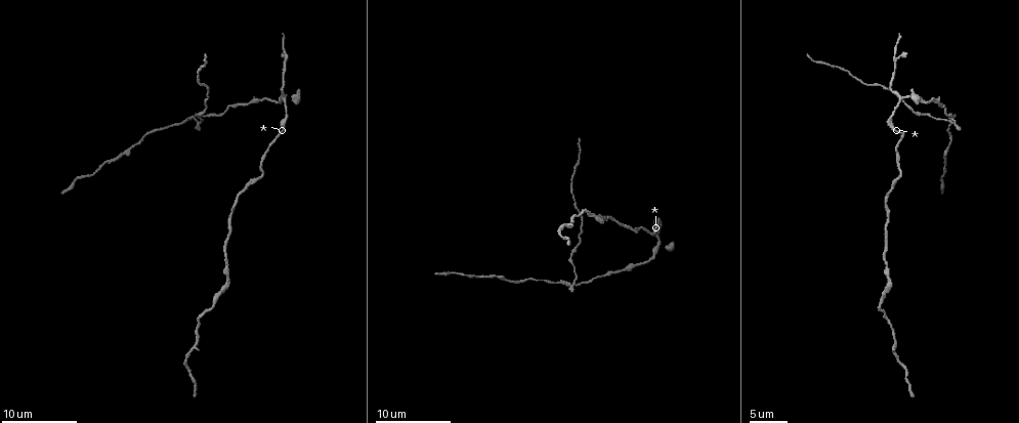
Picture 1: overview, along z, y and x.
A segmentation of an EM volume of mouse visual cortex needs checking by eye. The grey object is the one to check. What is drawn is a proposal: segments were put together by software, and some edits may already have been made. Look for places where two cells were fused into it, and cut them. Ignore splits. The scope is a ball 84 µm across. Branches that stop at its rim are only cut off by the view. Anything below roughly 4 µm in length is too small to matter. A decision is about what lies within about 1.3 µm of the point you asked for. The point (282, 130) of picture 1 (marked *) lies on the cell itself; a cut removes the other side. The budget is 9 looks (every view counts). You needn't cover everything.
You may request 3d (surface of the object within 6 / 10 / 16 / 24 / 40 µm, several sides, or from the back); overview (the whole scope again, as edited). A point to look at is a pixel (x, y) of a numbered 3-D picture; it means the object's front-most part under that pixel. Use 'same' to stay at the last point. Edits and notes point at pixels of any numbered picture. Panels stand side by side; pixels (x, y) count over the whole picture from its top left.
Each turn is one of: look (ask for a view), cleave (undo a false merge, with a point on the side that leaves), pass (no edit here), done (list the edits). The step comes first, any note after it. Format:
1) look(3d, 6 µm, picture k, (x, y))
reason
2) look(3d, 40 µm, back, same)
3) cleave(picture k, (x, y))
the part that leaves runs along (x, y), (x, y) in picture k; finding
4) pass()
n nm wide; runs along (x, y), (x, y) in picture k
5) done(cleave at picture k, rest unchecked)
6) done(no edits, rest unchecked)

look(3d, 10 µm, picture 1, (263, 174))
calibre changes

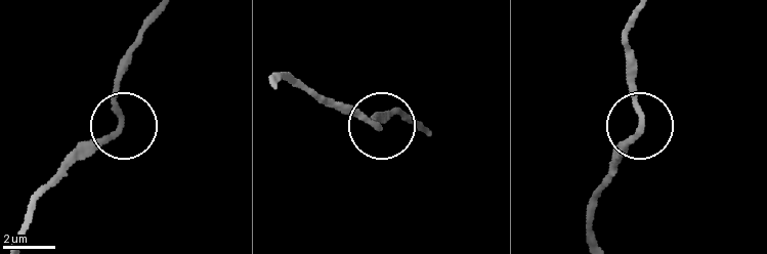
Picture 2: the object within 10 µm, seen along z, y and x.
pass()
one cell here

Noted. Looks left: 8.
look(3d, 16 µm, picture 1, (249, 102))
thick turns thin

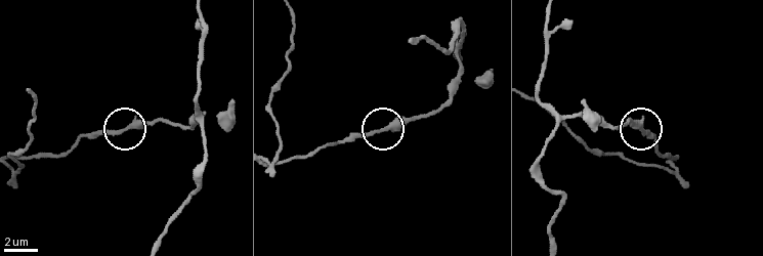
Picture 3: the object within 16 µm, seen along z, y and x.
look(3d, 16 µm, back, picture 3, (127, 128))
from behind

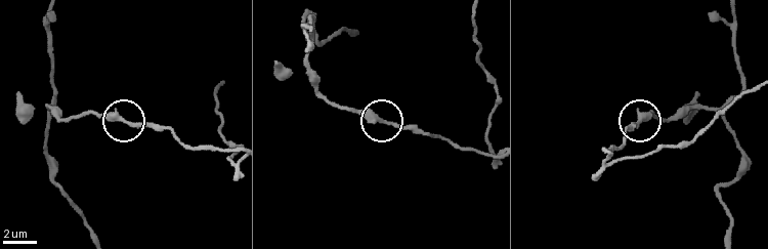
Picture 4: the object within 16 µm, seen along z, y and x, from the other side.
pass()
runs along (54, 179), (50, 107), (67, 119), (117, 115), (161, 127) in picture 4; one cell here

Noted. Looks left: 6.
look(3d, 10 µm, picture 1, (198, 120))
four-way junction

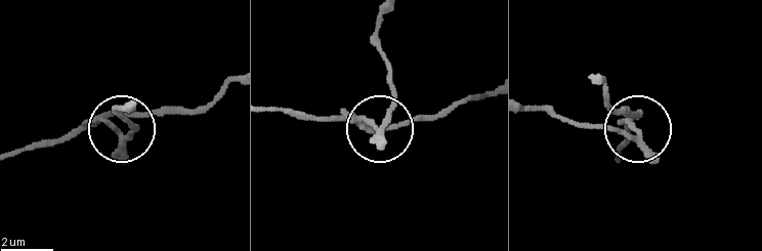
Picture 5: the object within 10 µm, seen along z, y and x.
look(3d, 6 µm, picture 5, (113, 128))
zoom in

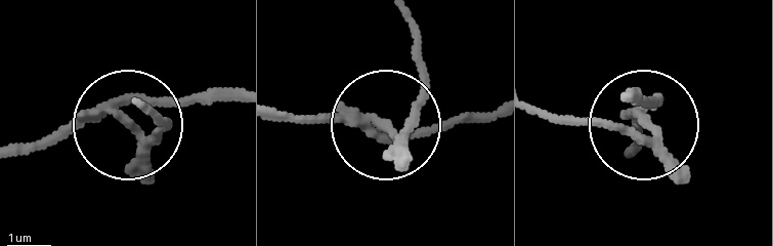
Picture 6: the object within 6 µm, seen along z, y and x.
cleave(picture 6, (159, 127))
side arm 23 µm; the part that leaves runs along (94, 119), (153, 133), (168, 119), (153, 115) in picture 6; a second cell is stuck on

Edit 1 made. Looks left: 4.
look(overview)
see it whole again

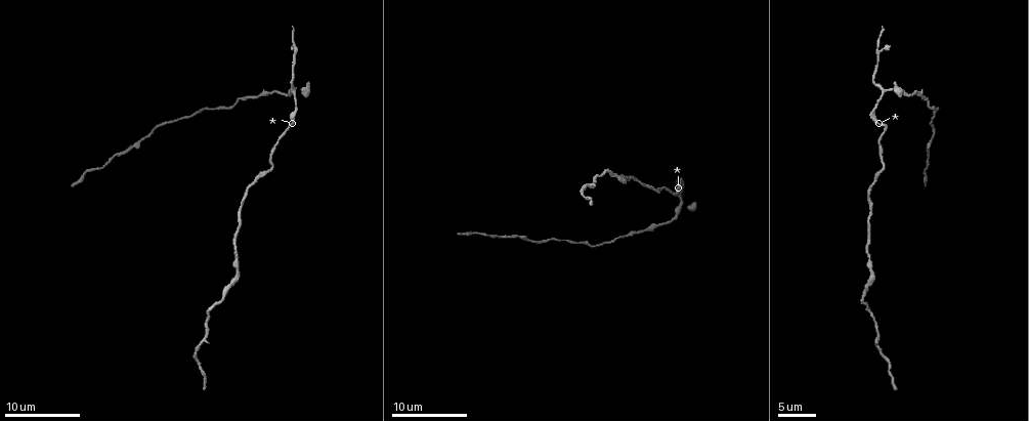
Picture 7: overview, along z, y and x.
look(3d, 10 µm, picture 7, (222, 294))
sudden change in width

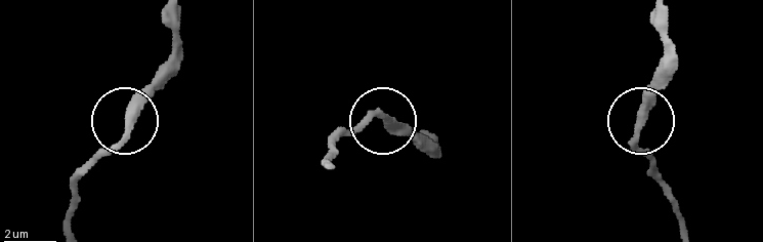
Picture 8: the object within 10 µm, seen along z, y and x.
look(3d, 10 µm, back, picture 8, (129, 124))
from behind

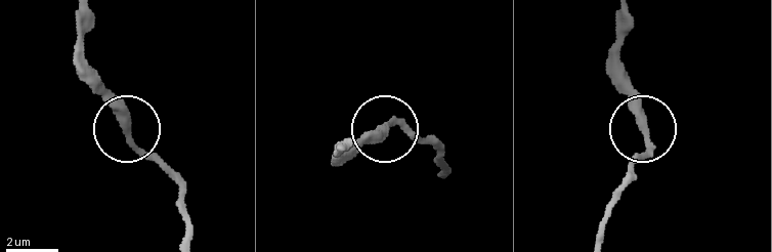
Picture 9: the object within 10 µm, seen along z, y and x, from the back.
pass()
runs along (82, 18), (84, 78), (172, 181) in picture 9; all the same cell

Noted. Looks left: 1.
done(cleave at picture 6, rest unchecked)

